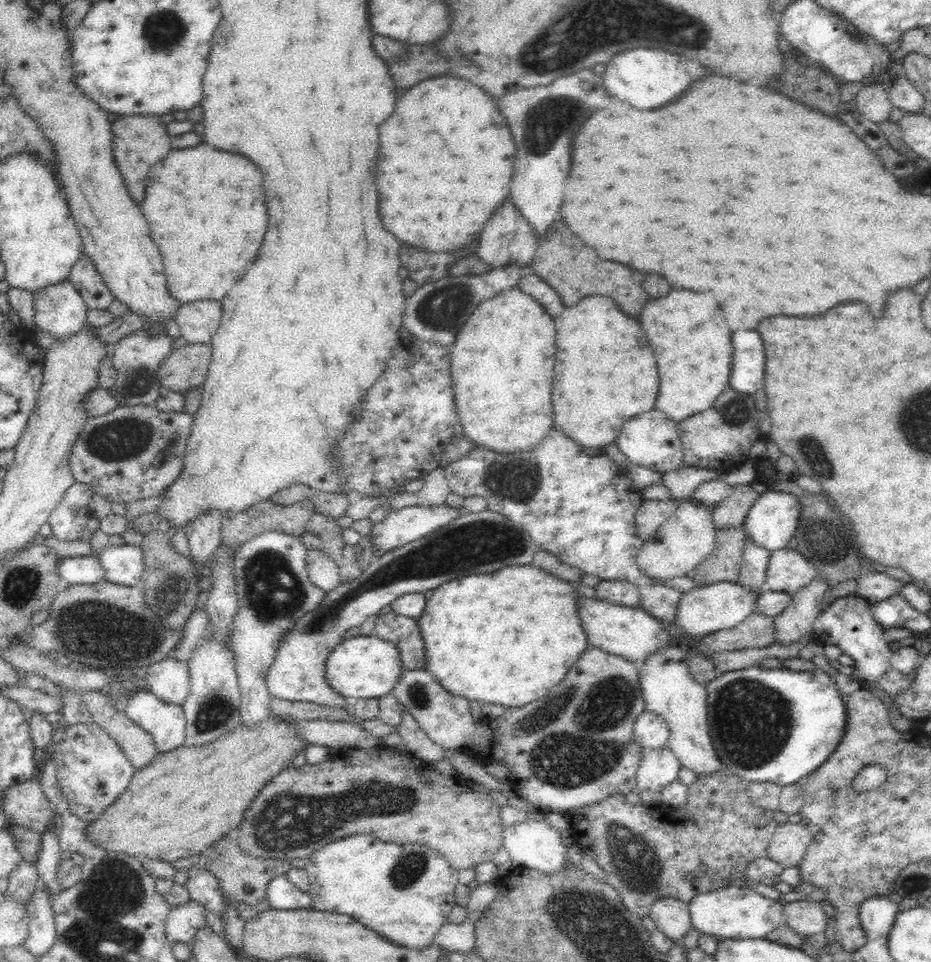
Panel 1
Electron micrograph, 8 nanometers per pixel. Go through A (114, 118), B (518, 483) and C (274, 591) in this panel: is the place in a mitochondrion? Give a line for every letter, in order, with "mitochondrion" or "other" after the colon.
A: other
B: mitochondrion
C: mitochondrion

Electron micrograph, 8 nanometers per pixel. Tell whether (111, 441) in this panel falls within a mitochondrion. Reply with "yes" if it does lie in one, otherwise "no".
yes

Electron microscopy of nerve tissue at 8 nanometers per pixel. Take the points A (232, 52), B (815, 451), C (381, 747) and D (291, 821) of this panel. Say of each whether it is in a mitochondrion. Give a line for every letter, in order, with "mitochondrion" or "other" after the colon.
A: other
B: mitochondrion
C: other
D: mitochondrion

